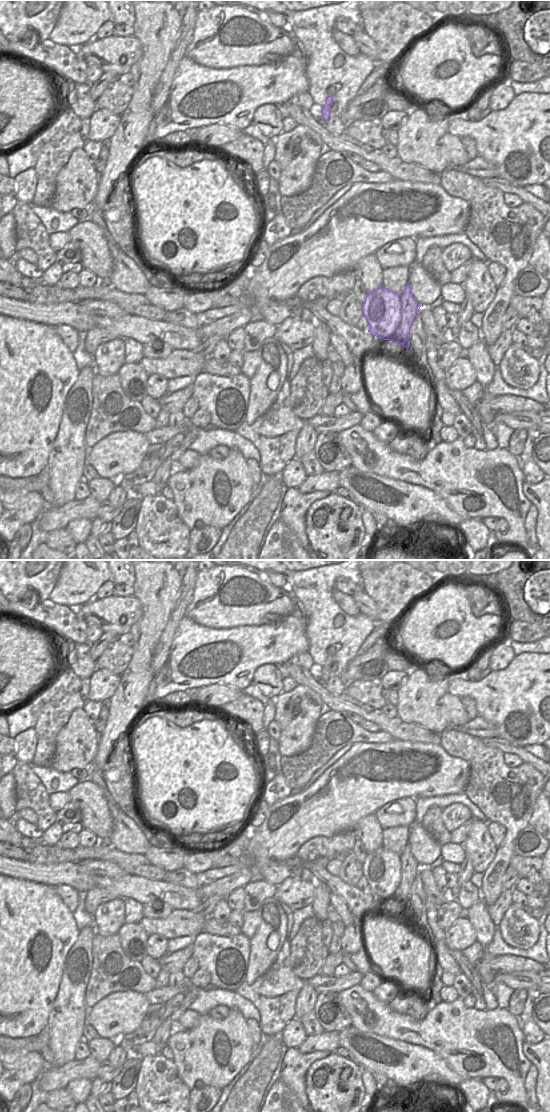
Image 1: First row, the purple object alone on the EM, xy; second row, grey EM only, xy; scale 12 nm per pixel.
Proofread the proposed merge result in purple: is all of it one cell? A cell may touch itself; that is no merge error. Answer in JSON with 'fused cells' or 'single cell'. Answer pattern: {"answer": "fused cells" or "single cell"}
{"answer": "fused cells"}

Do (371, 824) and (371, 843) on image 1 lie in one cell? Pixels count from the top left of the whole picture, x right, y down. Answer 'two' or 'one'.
one

